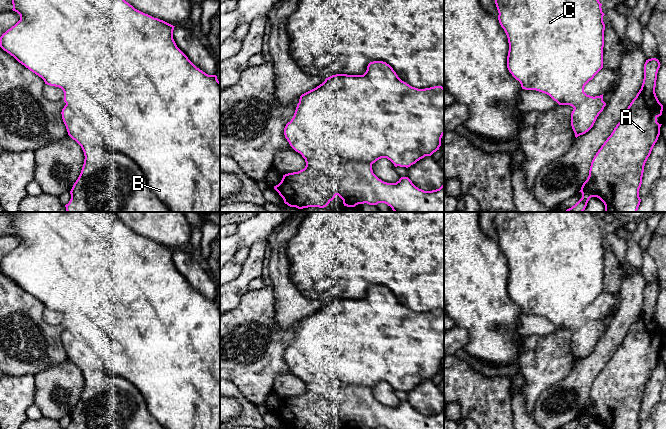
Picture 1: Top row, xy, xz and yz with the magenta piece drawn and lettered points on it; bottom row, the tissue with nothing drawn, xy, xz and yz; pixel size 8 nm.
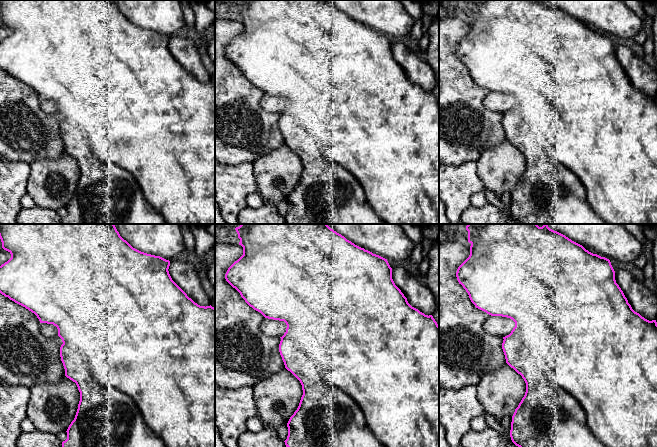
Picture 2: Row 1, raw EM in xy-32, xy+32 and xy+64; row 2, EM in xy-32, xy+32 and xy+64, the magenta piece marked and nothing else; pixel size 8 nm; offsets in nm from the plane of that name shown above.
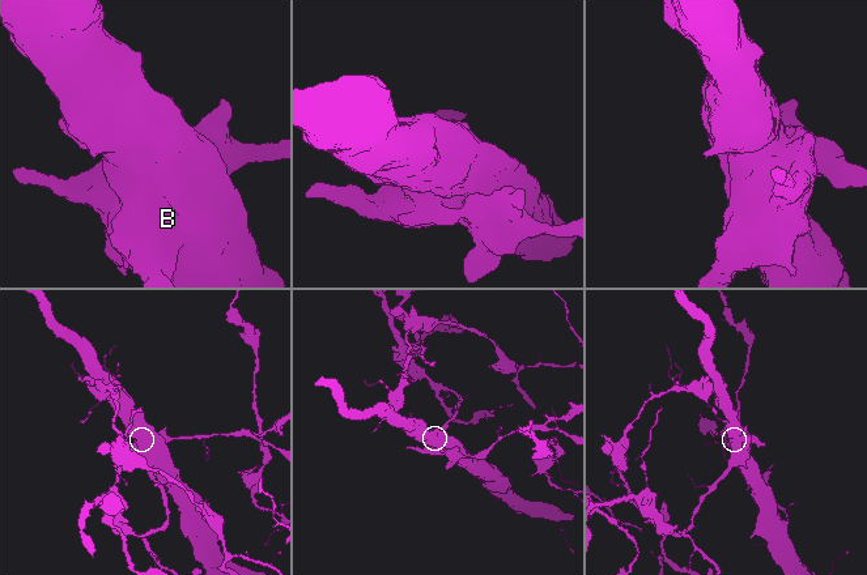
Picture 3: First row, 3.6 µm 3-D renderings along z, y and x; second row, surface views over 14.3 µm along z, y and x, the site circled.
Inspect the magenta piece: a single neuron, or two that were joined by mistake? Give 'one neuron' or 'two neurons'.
two neurons

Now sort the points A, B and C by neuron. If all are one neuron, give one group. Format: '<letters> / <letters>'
A / B C

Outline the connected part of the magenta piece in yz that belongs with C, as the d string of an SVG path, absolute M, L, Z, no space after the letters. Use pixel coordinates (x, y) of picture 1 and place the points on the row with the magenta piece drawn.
M495 0L495 4L499 13L499 23L504 29L509 43L507 68L512 76L520 82L522 89L545 93L559 105L570 105L573 108L578 107L586 99L593 97L584 92L584 87L603 68L605 30L603 16L605 14L602 12L602 4L599 0Z

